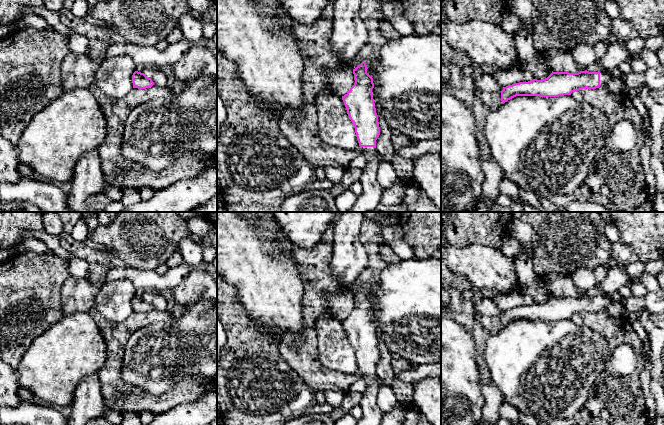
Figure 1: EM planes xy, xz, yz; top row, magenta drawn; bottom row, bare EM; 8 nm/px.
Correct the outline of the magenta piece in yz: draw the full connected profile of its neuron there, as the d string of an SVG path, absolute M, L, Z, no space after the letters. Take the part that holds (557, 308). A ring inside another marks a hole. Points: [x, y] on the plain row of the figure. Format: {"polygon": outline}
{"polygon": "M553 296L545 303L533 303L503 311L501 315L502 328L516 320L559 321L571 319L582 313L596 313L606 310L612 299L603 296L578 297Z"}

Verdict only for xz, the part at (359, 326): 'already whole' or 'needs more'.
needs more

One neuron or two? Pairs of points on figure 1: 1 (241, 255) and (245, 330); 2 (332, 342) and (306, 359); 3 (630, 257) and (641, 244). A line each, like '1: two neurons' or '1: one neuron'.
1: two neurons
2: two neurons
3: two neurons

